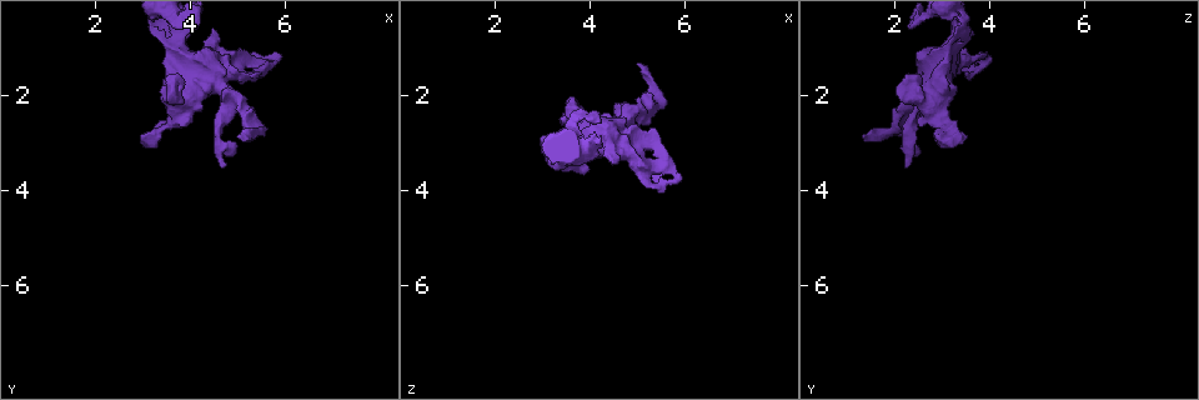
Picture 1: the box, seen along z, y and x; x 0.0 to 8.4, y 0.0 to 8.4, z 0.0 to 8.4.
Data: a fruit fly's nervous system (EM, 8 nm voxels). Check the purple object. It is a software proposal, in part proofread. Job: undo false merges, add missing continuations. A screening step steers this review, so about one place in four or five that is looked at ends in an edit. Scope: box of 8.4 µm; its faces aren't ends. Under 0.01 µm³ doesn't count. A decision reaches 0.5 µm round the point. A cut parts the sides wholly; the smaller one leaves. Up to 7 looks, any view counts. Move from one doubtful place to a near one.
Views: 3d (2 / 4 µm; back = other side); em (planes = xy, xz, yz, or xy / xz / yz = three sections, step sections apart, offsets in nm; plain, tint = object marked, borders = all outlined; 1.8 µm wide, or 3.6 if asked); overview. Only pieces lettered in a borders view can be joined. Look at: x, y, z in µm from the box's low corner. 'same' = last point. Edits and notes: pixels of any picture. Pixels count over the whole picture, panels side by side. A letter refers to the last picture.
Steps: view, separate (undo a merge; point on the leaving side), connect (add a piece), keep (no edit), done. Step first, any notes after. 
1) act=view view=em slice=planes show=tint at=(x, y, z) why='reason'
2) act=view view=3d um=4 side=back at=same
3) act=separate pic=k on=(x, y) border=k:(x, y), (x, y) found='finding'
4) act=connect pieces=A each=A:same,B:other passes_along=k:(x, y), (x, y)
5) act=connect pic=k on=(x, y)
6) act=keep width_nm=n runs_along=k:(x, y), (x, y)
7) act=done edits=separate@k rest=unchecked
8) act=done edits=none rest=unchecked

act=view view=em slice=xy step=4 show=borders at=(3.50, 1.65, 2.20) why='an open end'

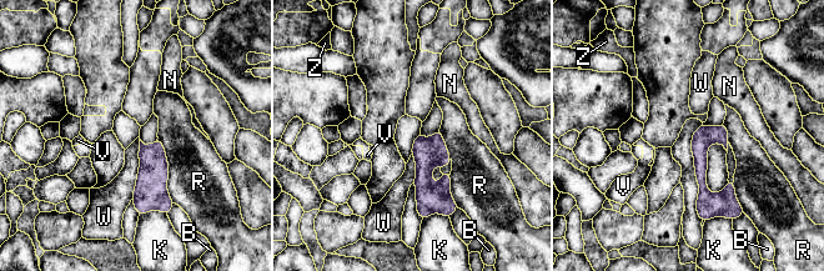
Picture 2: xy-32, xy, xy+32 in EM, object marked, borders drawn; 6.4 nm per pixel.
act=view view=em slice=yz step=16 show=borders at=same

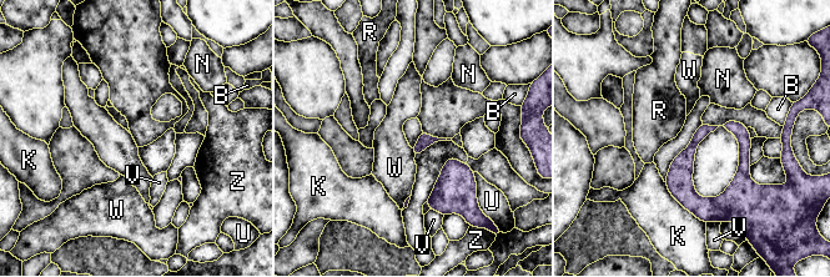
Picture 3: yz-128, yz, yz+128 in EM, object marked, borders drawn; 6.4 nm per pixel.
act=keep each=B:other,K:other,N:other,R:other,U:other,V:other,W:other,Z:other border=3:(412, 149), (414, 156) found='no lettered piece goes on from it'

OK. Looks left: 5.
act=view view=em slice=xz step=16 show=borders at=(4.70, 3.50, 2.30) why='an open end'

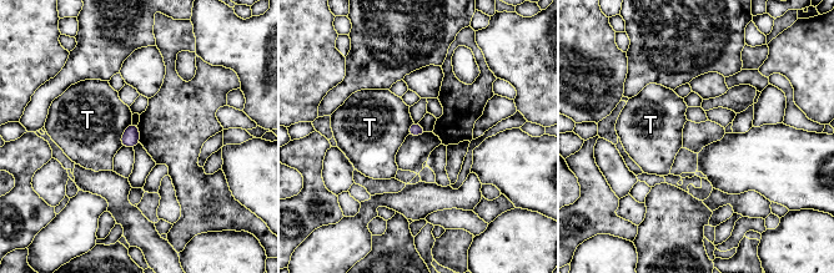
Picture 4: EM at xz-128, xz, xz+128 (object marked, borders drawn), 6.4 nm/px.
act=view view=em slice=planes show=borders at=same why='cut it another way'

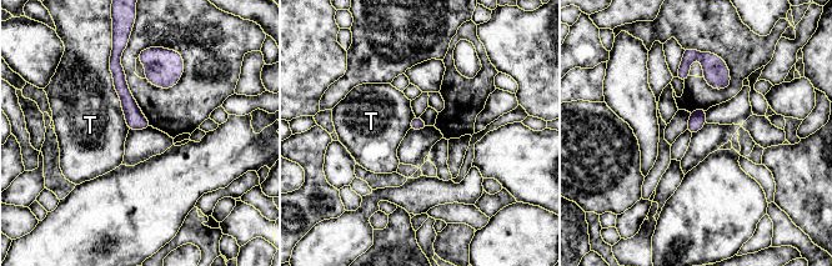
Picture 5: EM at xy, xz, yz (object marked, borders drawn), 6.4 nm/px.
act=keep longest_contact=T:550nm each=T:other found='none of them fits'

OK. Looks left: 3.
act=view view=3d um=4 at=(5.75, 1.40, 3.30) why='branch stops here'

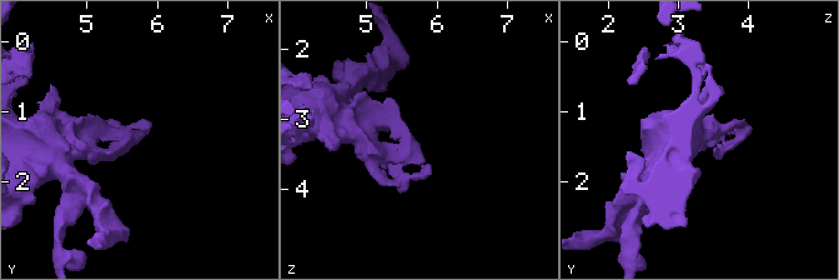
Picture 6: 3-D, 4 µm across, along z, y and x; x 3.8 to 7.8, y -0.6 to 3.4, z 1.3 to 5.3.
act=view view=em slice=xy step=4 show=borders at=(5.75, 1.45, 3.35) why='now the EM'

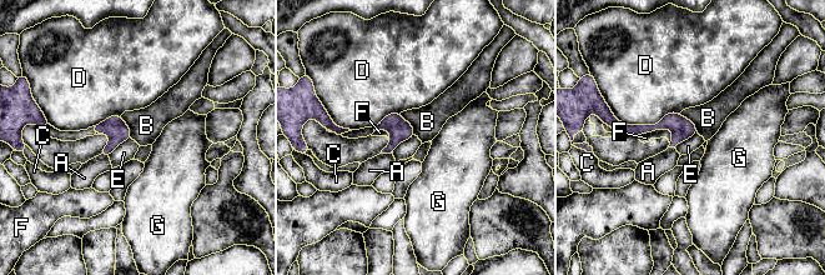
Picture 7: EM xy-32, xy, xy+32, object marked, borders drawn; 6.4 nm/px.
act=keep each=A:other,B:other,C:other,D:other,E:other,F:other,G:other found='none of them fits'

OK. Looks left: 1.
act=done edits=none rest=unchecked

